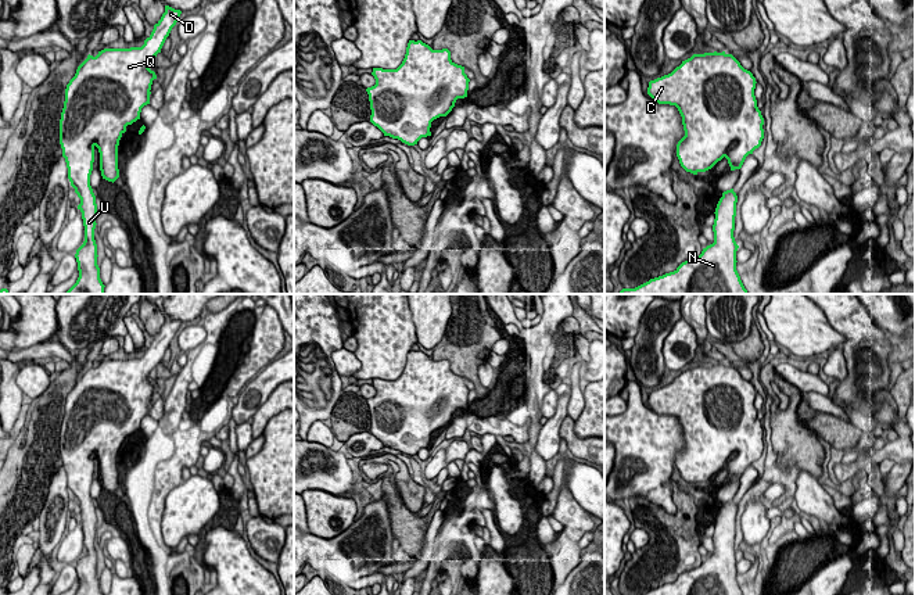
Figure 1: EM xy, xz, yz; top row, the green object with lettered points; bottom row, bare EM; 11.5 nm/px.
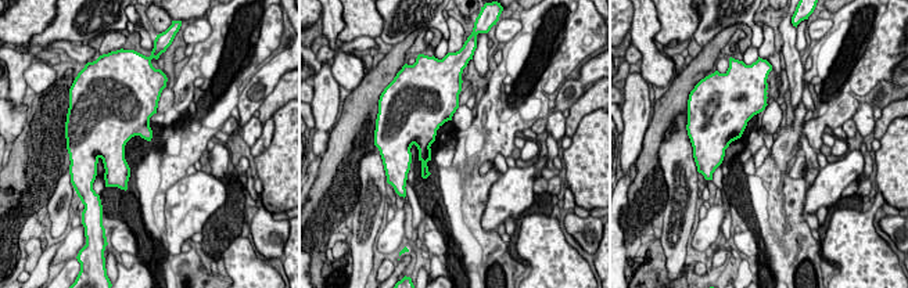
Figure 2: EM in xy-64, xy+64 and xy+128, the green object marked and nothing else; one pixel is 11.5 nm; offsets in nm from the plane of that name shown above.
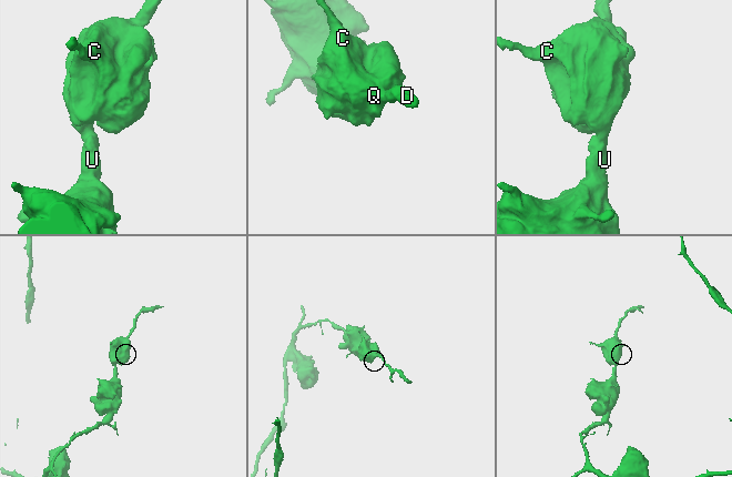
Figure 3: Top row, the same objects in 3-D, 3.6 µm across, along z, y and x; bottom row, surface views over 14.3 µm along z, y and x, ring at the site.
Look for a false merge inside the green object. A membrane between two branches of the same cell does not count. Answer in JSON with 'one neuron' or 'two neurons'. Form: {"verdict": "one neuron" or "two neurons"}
{"verdict": "one neuron"}

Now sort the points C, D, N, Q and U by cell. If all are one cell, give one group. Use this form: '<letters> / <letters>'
C D N Q U

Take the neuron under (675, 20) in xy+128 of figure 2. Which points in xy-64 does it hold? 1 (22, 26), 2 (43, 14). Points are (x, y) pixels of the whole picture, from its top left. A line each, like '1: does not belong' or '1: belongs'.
1: belongs
2: belongs

